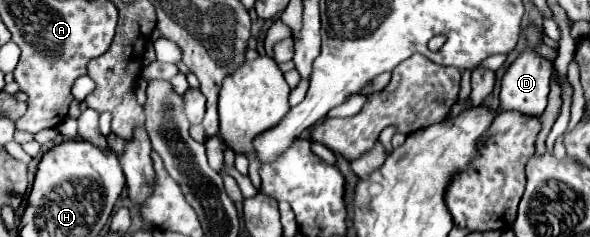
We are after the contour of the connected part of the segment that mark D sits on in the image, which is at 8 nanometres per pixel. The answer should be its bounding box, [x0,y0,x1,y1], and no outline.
[500,23,552,115]

